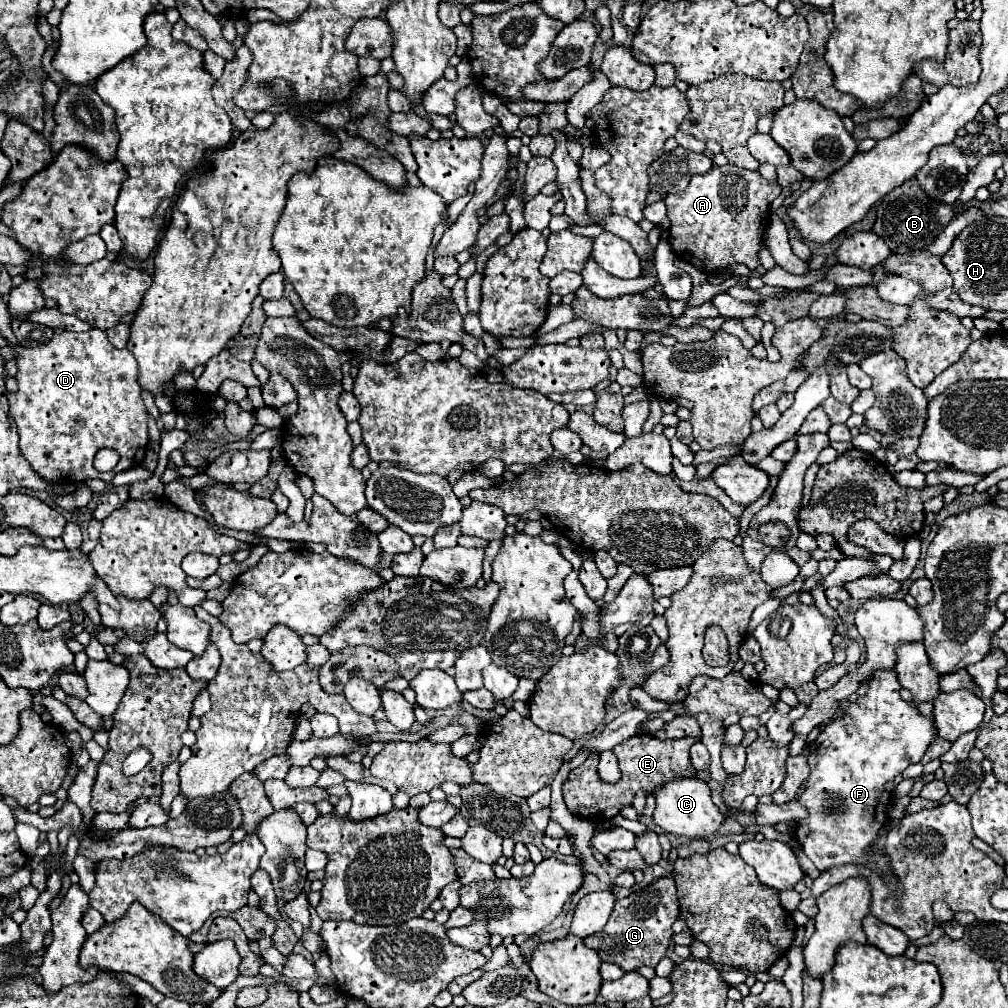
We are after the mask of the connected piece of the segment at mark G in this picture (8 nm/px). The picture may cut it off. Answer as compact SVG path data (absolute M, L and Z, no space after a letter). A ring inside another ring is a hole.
M660 877L650 885L638 889L636 893L616 899L610 921L600 933L584 939L590 949L594 949L602 961L618 963L624 971L634 971L640 965L656 967L656 963L666 955L672 939L672 923L678 919L678 895L672 877Z

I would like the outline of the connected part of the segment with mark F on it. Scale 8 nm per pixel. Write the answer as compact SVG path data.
M896 669L874 673L868 679L868 693L864 697L858 697L856 703L850 703L848 699L840 701L844 715L832 719L824 727L820 737L808 745L810 777L798 801L808 809L810 815L798 823L794 833L798 843L802 845L802 851L816 865L818 871L824 871L840 863L866 863L872 869L880 869L888 875L888 867L890 867L888 857L880 853L868 853L870 845L878 839L878 831L886 821L886 813L890 805L890 793L884 789L884 783L892 781L908 765L918 763L926 753L928 745L938 737L934 721L930 717L924 717L916 705L906 703L900 697L900 689L902 685L896 679Z

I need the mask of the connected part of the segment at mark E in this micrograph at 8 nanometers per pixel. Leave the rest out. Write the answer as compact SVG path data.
M634 735L634 737L626 739L618 747L614 747L614 755L618 757L622 777L618 783L612 783L612 785L608 785L600 779L598 755L592 753L580 767L576 767L568 773L568 779L562 785L562 795L564 795L568 811L572 815L576 815L580 819L588 819L592 823L610 821L616 813L620 813L624 809L624 805L632 803L638 789L654 791L654 789L660 789L664 783L672 781L674 777L694 777L696 769L692 769L692 763L688 757L688 749L694 743L696 741L692 741L692 737L660 741L652 735Z

